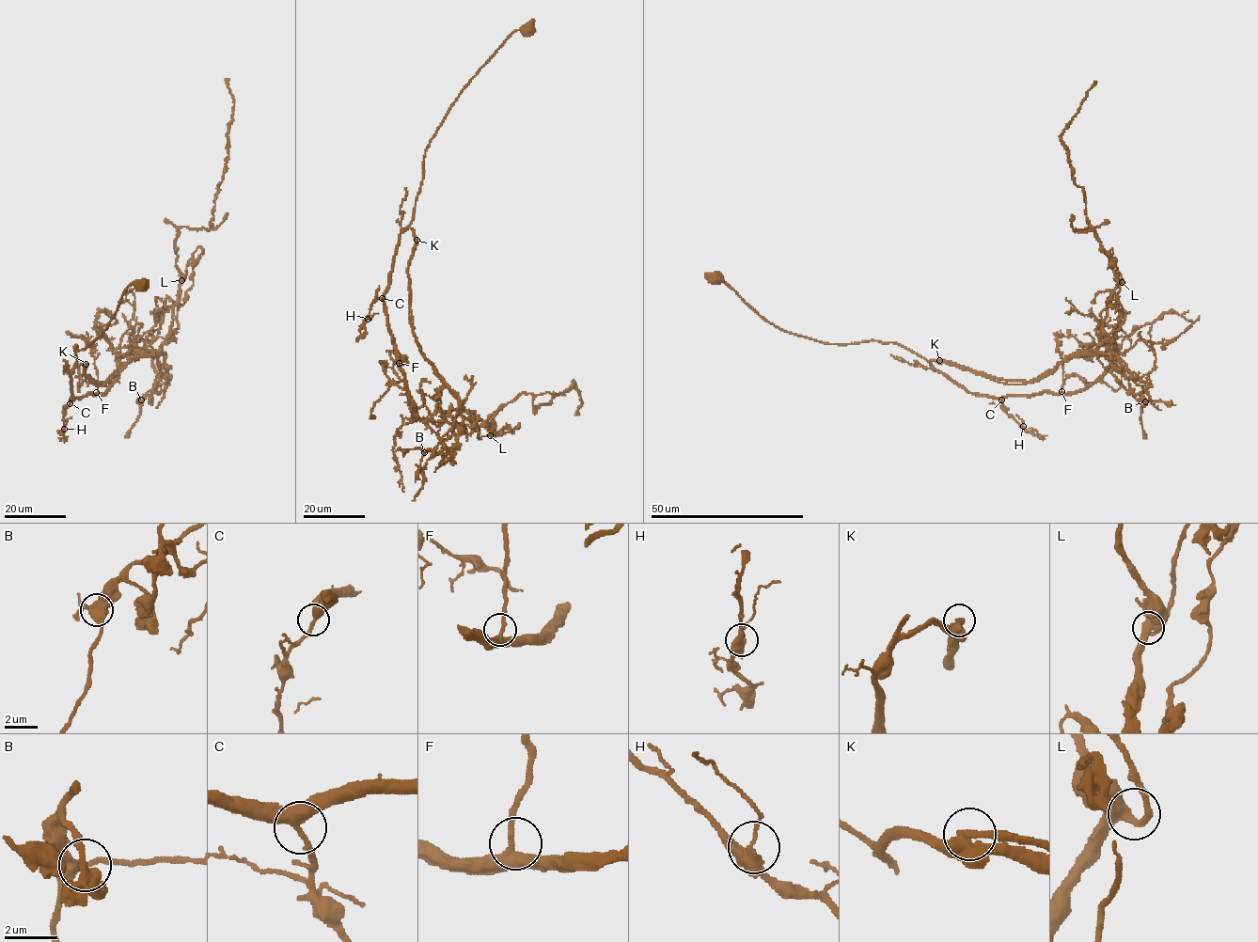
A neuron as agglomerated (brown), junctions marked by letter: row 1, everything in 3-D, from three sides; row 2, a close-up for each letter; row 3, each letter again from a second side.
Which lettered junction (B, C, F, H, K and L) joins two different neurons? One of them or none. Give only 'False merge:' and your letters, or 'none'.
False merge: K

